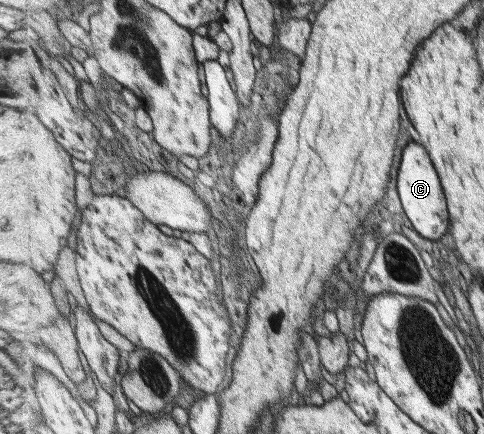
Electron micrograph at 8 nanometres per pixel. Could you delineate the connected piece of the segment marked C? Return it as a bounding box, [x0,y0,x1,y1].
[397,141,450,241]

